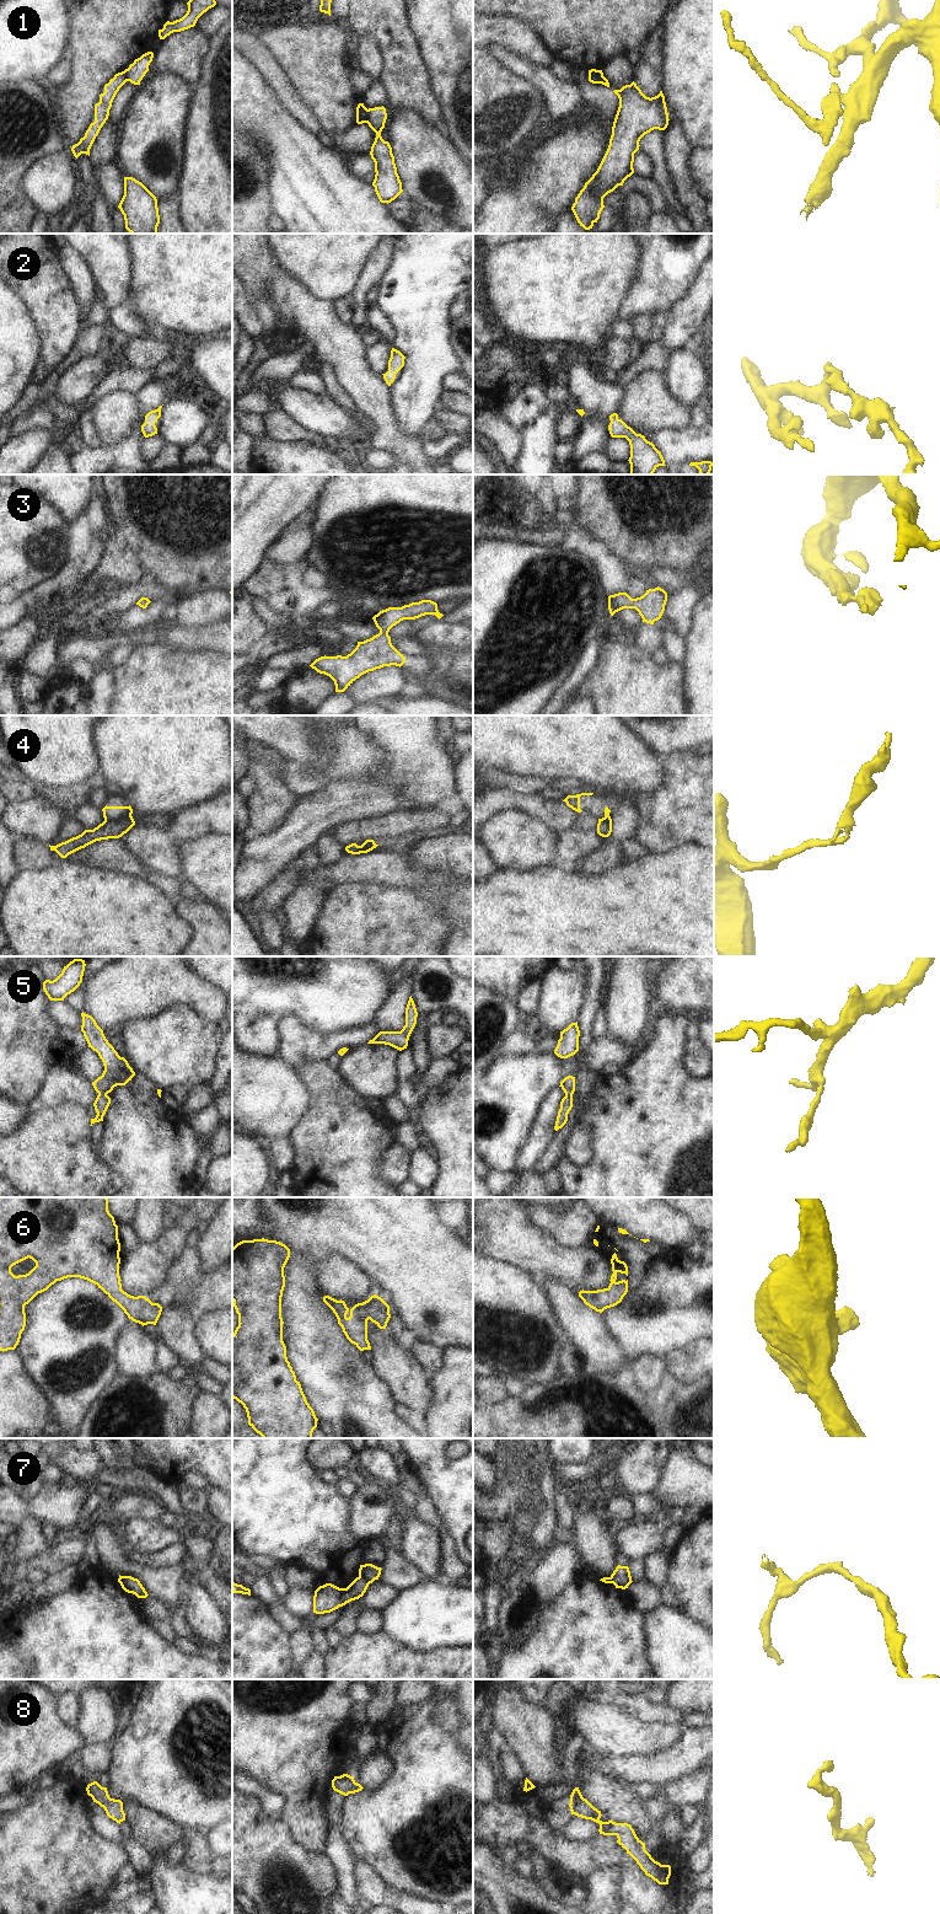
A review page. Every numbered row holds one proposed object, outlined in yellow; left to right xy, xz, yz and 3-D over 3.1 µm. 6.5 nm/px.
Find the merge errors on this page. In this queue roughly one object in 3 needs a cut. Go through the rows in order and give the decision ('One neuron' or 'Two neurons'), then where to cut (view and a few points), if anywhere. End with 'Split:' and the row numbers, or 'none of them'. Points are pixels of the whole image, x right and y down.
1: Two neurons. Split along yz (589, 73), (599, 73), (603, 81)
2: One neuron. No split
3: One neuron. No split
4: Two neurons. Split along xy (130, 814), (116, 819), (105, 819)
5: One neuron. No split
6: One neuron. No split
7: Two neurons. Split along xz (359, 1575), (369, 1583)
8: One neuron. No split
Split: 1, 4, 7

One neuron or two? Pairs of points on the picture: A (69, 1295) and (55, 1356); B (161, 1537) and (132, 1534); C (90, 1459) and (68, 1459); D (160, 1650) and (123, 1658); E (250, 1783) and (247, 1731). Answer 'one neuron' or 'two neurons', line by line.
A: one neuron
B: one neuron
C: one neuron
D: one neuron
E: two neurons

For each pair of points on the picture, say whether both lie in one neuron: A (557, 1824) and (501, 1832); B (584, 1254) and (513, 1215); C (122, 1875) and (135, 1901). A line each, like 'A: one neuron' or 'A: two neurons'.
A: one neuron
B: one neuron
C: two neurons

